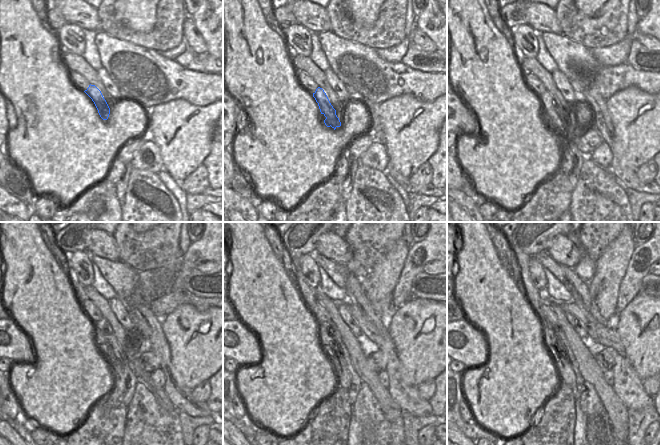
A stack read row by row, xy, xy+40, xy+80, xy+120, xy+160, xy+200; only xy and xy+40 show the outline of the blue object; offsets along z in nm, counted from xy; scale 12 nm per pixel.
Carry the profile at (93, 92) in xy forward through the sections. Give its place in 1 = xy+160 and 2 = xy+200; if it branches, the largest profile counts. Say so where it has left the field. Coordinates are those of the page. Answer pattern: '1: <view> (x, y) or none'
1: xy+160 (355, 381)
2: xy+200 (578, 387)

